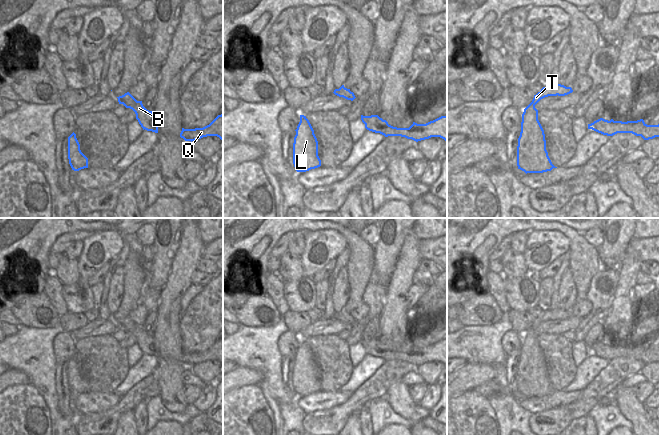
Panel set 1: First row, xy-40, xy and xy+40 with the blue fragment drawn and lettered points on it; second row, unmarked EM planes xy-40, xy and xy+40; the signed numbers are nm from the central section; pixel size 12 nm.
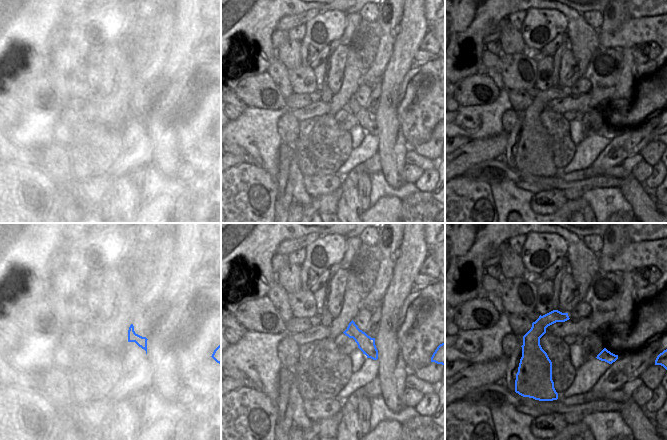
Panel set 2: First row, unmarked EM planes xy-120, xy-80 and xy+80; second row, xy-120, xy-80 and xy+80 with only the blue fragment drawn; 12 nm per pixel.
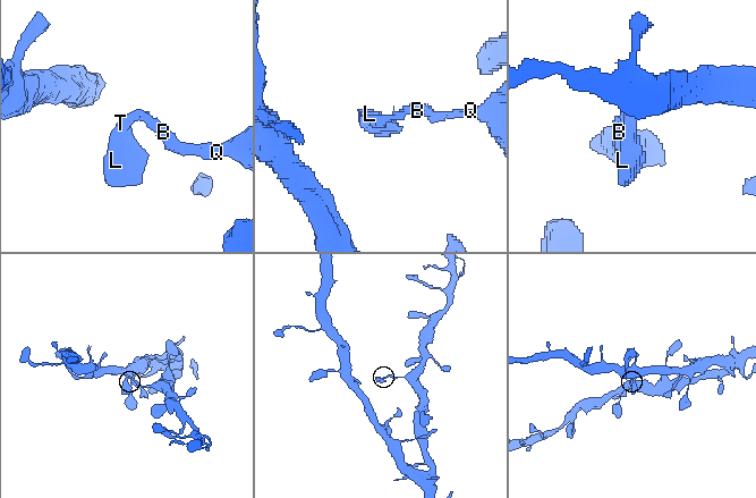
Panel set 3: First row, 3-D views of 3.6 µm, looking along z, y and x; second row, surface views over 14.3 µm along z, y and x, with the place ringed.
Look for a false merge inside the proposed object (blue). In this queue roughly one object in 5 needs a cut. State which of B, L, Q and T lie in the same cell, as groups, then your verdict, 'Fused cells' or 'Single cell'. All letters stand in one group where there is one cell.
Groups: B L Q T. Single cell.

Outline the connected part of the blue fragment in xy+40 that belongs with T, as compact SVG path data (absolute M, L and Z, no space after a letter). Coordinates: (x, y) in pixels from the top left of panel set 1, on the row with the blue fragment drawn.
M561 84L543 87L534 95L532 102L522 114L521 132L517 146L518 169L527 173L543 173L555 167L546 150L544 130L538 120L538 110L535 105L548 96L565 96L572 93L571 87Z

